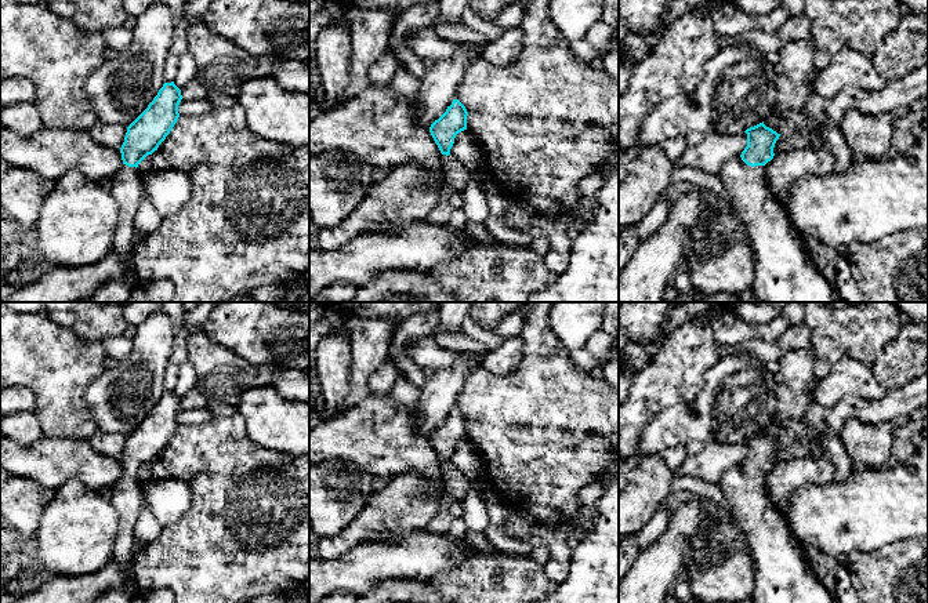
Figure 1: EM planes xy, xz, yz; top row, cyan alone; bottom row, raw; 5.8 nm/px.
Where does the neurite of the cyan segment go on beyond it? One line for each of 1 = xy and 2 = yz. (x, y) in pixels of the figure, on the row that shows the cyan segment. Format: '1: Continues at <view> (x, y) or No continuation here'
1: Continues at xy (127, 189)
2: Continues at yz (783, 273)

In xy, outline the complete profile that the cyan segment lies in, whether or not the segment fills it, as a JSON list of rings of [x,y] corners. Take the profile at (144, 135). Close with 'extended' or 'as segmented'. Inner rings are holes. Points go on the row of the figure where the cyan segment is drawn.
[[[174,81],[164,83],[148,108],[127,127],[120,148],[123,166],[113,175],[109,190],[119,206],[110,253],[127,259],[131,268],[138,243],[134,217],[144,197],[142,177],[137,167],[148,155],[157,150],[173,130],[180,117],[181,99],[181,90]]] | extended

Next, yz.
[[[762,123],[750,127],[747,146],[740,155],[729,157],[718,178],[725,186],[731,210],[744,225],[754,254],[755,279],[753,295],[760,302],[833,302],[834,288],[820,270],[806,259],[804,241],[795,235],[786,212],[772,195],[764,166],[775,156],[773,148],[780,134]]] | extended

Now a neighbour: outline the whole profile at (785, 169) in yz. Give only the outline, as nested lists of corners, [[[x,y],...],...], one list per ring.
[[[823,145],[806,149],[791,149],[776,153],[764,168],[772,195],[779,204],[784,204],[797,179],[833,172],[834,156]]]

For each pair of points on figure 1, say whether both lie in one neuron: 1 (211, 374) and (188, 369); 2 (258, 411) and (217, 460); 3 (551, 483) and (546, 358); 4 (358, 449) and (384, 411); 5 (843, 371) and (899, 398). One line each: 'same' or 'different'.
1: different
2: different
3: same
4: same
5: different

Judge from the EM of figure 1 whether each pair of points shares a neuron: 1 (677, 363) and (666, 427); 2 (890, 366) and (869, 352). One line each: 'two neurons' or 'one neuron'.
1: two neurons
2: two neurons

